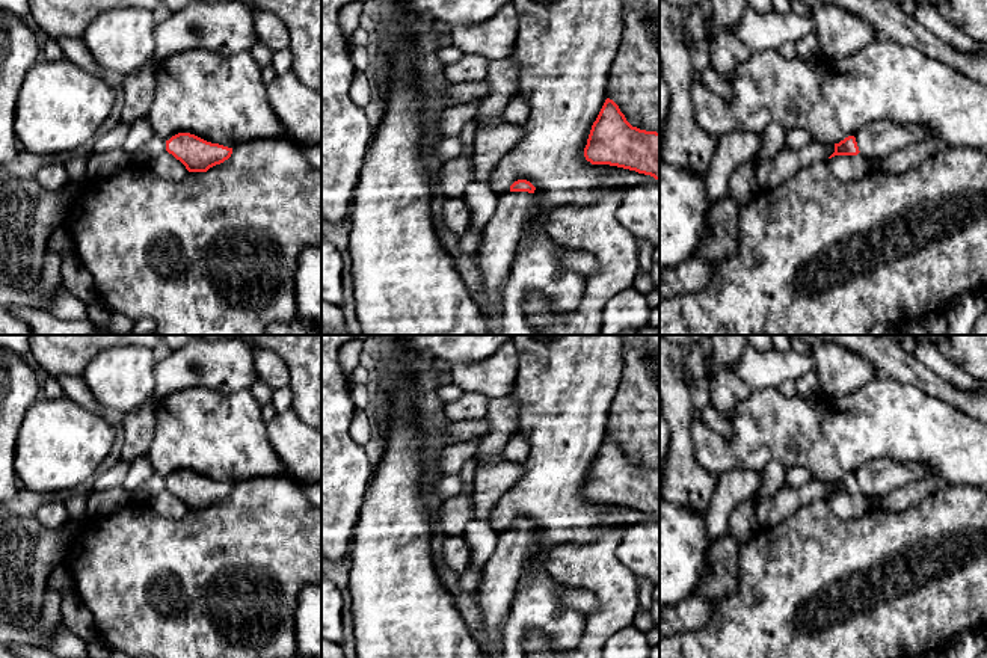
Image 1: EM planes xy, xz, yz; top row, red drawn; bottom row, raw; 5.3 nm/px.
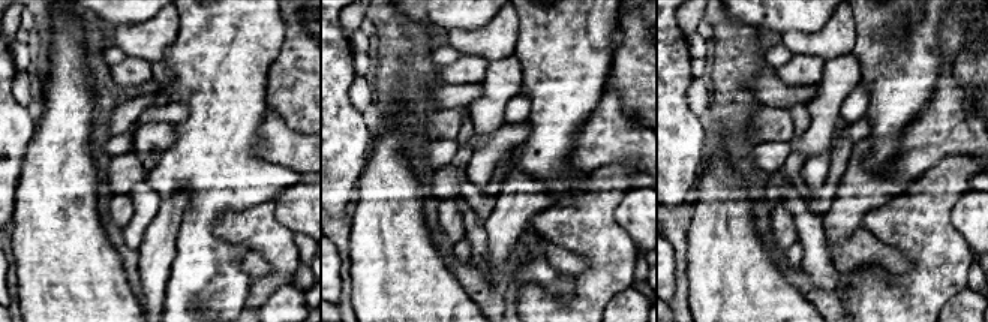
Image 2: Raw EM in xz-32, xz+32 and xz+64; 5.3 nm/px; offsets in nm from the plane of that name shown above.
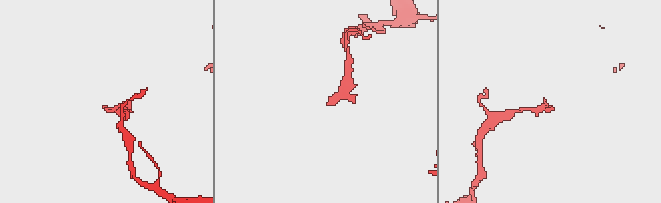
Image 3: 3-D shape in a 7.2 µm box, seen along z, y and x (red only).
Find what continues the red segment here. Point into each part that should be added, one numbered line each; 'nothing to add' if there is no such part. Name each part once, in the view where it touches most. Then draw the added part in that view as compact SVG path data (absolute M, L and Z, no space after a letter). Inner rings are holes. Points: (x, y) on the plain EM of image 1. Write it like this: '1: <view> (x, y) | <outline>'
1: xz (497, 589) | M528 530L498 534L498 543L483 567L477 604L483 616L487 641L498 643L516 593L524 561L537 546L537 536Z

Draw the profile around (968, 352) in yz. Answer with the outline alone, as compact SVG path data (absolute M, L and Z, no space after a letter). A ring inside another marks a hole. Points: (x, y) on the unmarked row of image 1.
M921 335L966 374L987 383L987 335Z

